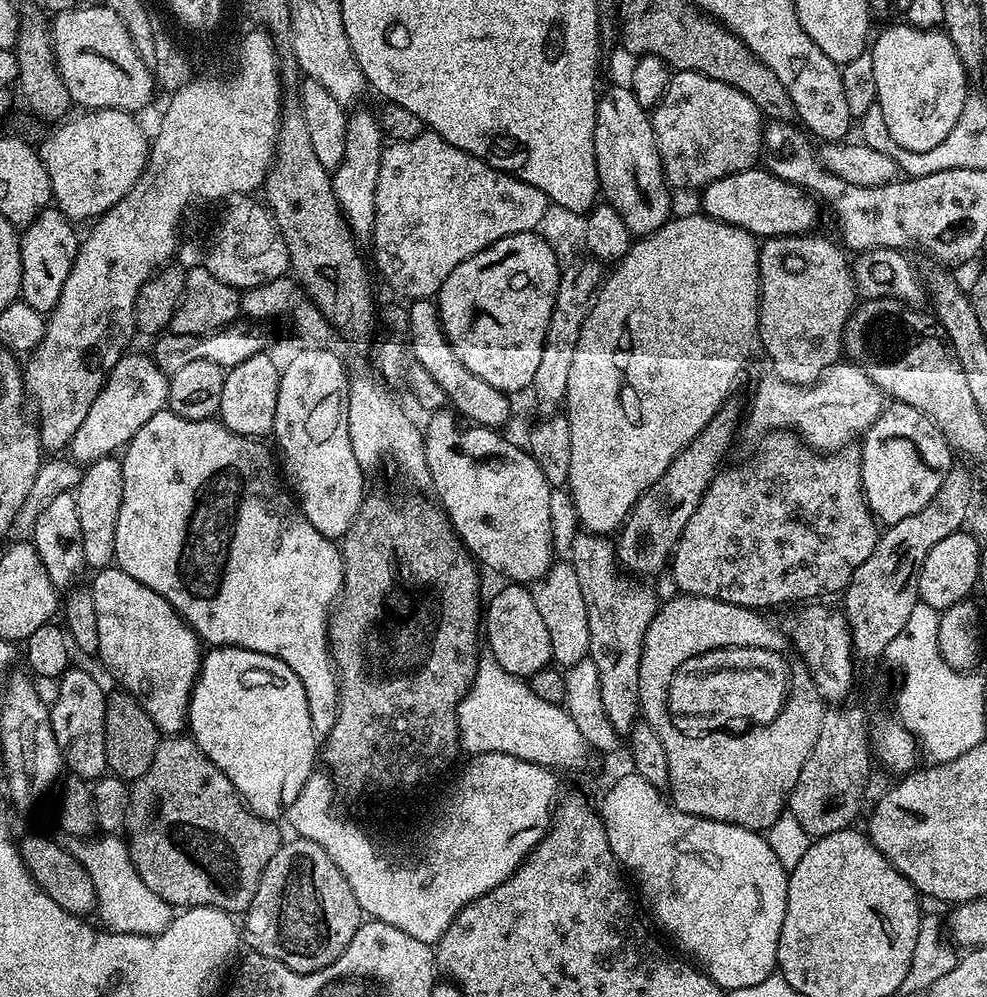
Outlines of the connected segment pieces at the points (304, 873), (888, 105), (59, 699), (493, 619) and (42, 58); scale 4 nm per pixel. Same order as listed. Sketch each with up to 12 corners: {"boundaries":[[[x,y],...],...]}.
{"boundaries":[[[318,842],[281,843],[242,916],[251,951],[317,972],[358,898]],[[888,28],[870,44],[890,138],[934,150],[969,73],[943,30]],[[69,667],[50,711],[64,768],[108,772],[105,689]],[[515,582],[486,604],[486,648],[530,678],[553,663],[531,591]],[[39,3],[22,8],[14,51],[29,110],[51,122],[73,107]]]}

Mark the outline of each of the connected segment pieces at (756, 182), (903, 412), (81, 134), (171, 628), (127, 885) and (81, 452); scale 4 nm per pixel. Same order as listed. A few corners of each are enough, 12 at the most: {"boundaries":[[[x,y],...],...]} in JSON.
{"boundaries":[[[763,166],[705,184],[703,215],[803,236],[821,205]],[[889,403],[859,449],[884,526],[918,514],[954,466],[936,423]],[[130,112],[69,115],[38,144],[55,207],[92,222],[148,165]],[[119,566],[90,593],[98,660],[162,734],[188,728],[202,644]],[[116,834],[72,840],[99,923],[157,936],[172,905],[150,890]],[[129,351],[112,367],[71,459],[119,453],[167,403],[168,376]]]}

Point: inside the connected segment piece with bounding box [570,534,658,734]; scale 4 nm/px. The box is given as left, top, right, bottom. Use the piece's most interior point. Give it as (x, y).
(619, 611)

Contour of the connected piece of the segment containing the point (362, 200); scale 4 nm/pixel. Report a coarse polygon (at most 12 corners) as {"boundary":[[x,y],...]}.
{"boundary":[[377,113],[348,118],[334,198],[360,242],[372,234],[386,136]]}

